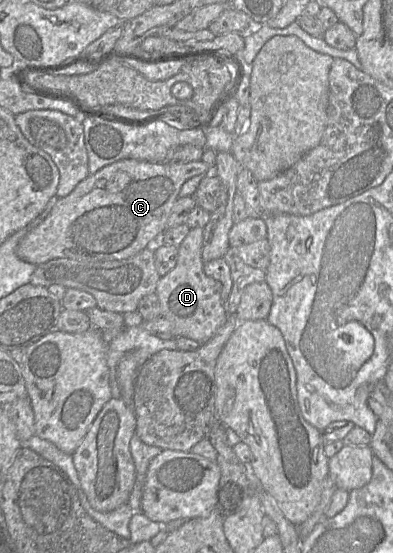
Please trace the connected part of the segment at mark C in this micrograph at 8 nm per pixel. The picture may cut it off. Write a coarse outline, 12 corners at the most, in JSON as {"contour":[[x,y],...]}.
{"contour":[[122,159],[59,198],[17,256],[153,247],[203,161]]}

